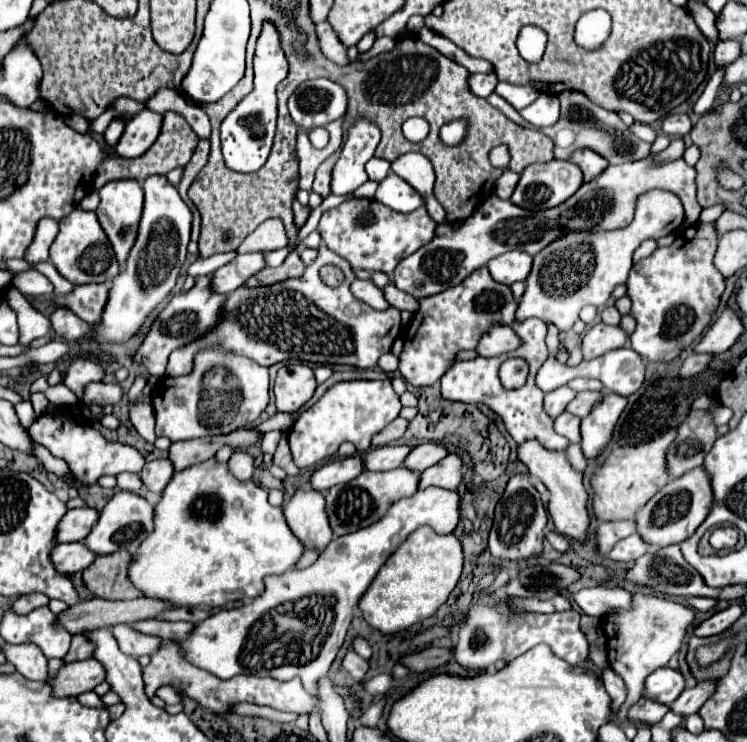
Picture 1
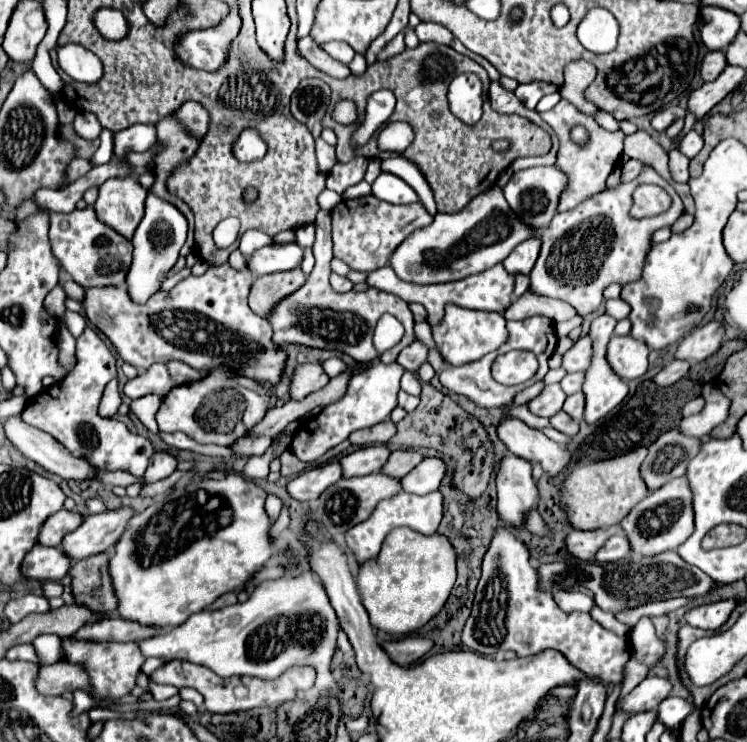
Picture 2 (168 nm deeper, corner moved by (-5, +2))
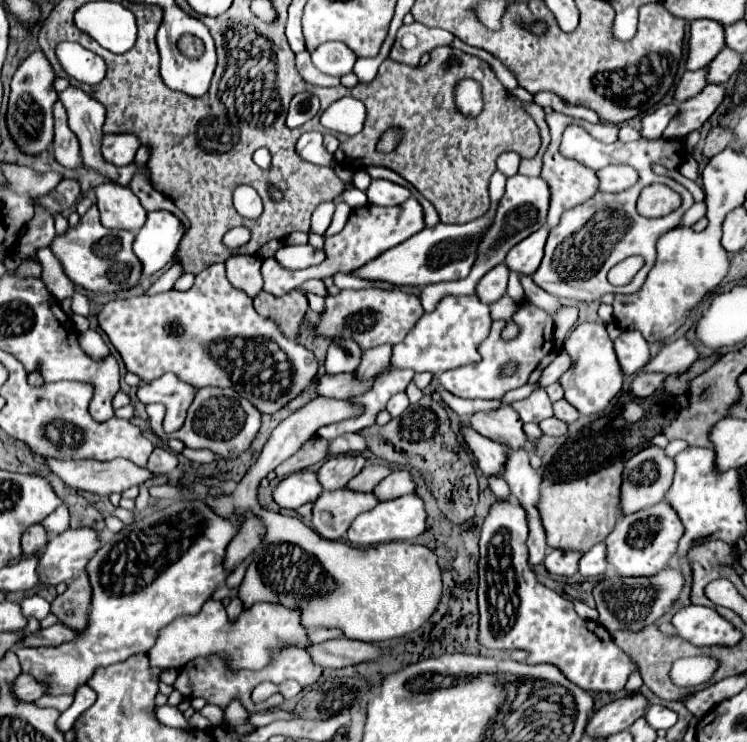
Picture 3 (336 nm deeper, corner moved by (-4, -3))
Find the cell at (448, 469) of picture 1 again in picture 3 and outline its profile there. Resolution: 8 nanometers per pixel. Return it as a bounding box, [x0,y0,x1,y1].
[374,469,416,501]

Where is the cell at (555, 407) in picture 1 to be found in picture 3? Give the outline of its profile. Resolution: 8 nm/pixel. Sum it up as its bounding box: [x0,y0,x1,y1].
[512,389,554,423]

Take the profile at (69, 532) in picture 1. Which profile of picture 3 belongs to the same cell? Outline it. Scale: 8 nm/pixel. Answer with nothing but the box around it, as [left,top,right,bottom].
[22,523,48,555]

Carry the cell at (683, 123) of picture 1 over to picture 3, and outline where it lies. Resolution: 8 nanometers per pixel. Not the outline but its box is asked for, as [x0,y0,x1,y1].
[642,103,678,139]

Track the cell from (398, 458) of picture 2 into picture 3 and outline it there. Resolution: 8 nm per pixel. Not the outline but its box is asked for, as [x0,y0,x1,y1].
[348,463,392,491]

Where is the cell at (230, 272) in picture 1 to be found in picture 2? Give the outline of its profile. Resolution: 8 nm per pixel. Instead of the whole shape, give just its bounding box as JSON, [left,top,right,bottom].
[249,244,303,276]

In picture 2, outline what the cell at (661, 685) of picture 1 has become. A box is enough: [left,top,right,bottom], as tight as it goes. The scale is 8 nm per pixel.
[617,676,671,716]

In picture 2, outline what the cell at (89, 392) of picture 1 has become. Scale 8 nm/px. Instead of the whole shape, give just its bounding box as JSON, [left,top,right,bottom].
[123,364,177,398]

